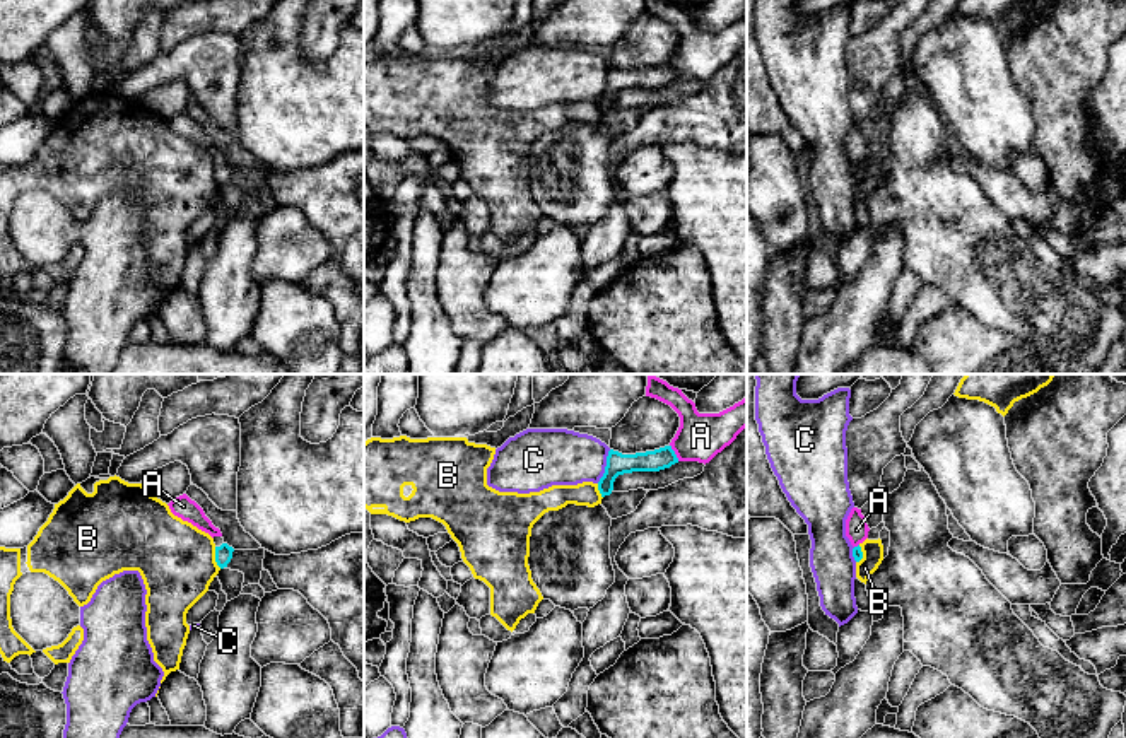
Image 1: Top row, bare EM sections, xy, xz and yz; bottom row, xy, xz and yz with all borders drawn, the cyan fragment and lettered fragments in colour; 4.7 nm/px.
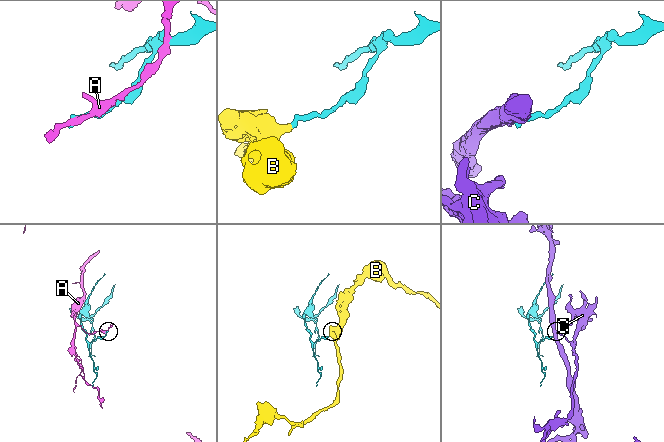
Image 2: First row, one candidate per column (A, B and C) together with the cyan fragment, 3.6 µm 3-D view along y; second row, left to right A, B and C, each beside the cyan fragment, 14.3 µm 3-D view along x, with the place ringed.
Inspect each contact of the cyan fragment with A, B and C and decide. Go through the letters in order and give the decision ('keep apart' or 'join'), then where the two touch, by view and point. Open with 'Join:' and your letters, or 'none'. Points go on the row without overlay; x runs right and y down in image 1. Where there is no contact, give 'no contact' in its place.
Join: none
A: keep apart; contact xz (674, 70)
B: keep apart; contact xy (216, 175)
C: keep apart; contact xz (605, 84)

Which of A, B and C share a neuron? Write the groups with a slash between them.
A / B / C

